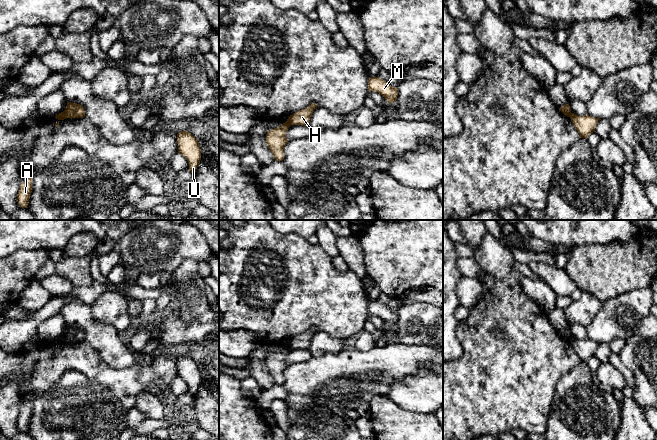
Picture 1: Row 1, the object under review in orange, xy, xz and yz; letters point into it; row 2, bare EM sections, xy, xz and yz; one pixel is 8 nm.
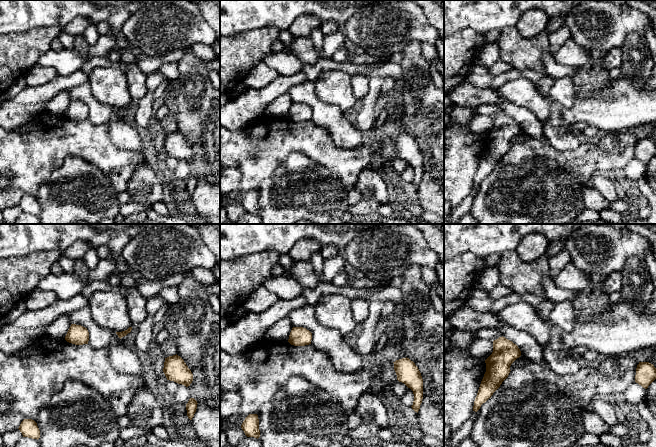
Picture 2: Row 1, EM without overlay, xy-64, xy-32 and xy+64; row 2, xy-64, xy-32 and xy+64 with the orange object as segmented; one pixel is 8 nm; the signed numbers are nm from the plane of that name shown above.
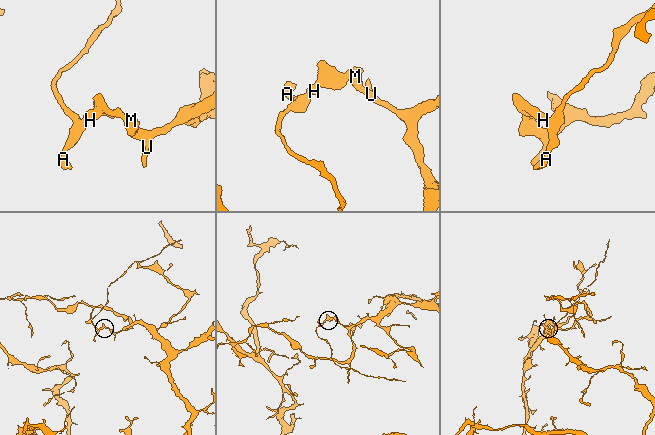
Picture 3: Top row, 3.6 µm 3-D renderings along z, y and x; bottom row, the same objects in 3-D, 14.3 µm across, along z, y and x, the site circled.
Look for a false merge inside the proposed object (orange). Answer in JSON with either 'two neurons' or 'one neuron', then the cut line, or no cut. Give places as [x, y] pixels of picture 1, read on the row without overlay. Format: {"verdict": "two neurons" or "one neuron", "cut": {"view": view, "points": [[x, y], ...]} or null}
{"verdict": "two neurons", "cut": {"view": "xy", "points": [[63, 335], [67, 341]]}}

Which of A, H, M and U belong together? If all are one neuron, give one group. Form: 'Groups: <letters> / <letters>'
Groups: A / H M U

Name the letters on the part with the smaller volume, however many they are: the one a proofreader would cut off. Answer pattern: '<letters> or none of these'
A

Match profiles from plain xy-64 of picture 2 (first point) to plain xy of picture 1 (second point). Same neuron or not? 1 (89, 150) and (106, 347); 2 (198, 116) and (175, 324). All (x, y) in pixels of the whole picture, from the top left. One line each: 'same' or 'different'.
1: different
2: different

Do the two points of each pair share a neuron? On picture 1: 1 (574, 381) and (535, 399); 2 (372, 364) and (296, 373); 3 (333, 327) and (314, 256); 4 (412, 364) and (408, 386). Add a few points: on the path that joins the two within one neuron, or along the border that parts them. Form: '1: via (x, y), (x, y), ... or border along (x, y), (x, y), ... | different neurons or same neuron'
1: border along (570, 372), (566, 373), (558, 382), (549, 413) | different neurons
2: via (353, 371), (315, 373) | same neuron
3: via (333, 309), (333, 306), (318, 291), (318, 274) | same neuron
4: border along (432, 371), (416, 372), (395, 379), (390, 387) | different neurons

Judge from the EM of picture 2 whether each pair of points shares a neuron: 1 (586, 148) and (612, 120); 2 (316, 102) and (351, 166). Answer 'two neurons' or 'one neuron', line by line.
1: two neurons
2: two neurons

